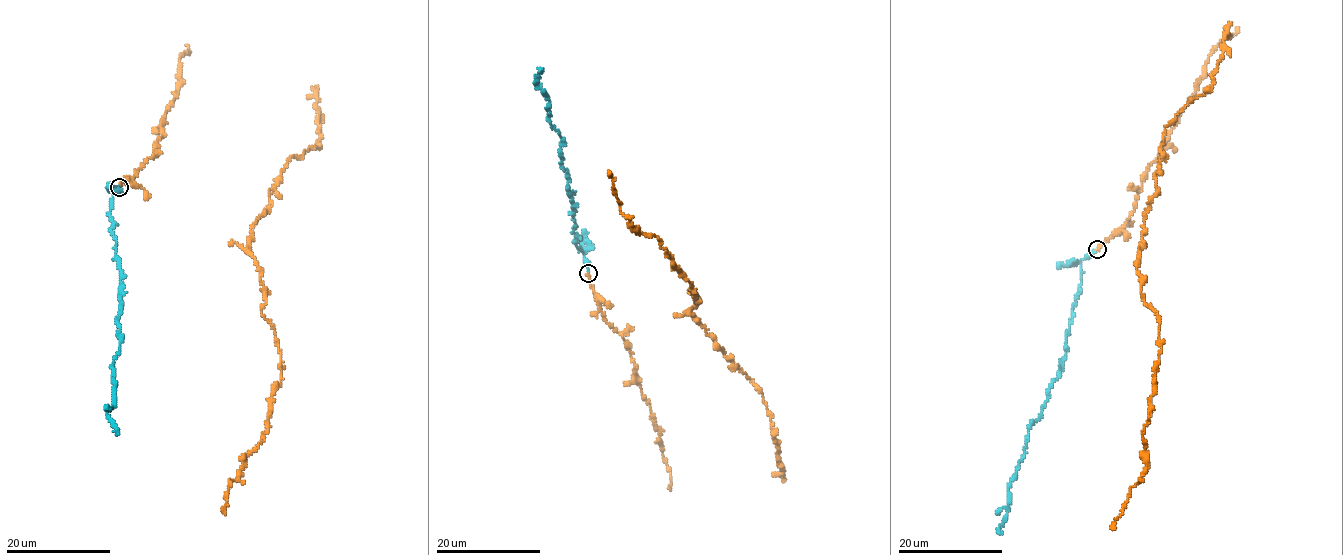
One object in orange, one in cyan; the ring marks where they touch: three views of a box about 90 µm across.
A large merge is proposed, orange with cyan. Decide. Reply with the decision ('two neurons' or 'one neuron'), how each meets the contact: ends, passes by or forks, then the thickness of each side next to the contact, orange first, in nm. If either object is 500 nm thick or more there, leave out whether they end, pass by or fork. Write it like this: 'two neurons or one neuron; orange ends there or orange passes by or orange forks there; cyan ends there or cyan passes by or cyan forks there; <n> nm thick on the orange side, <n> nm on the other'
one neuron; orange ends there; cyan ends there; 280 nm thick on the orange side, 240 nm on the other

